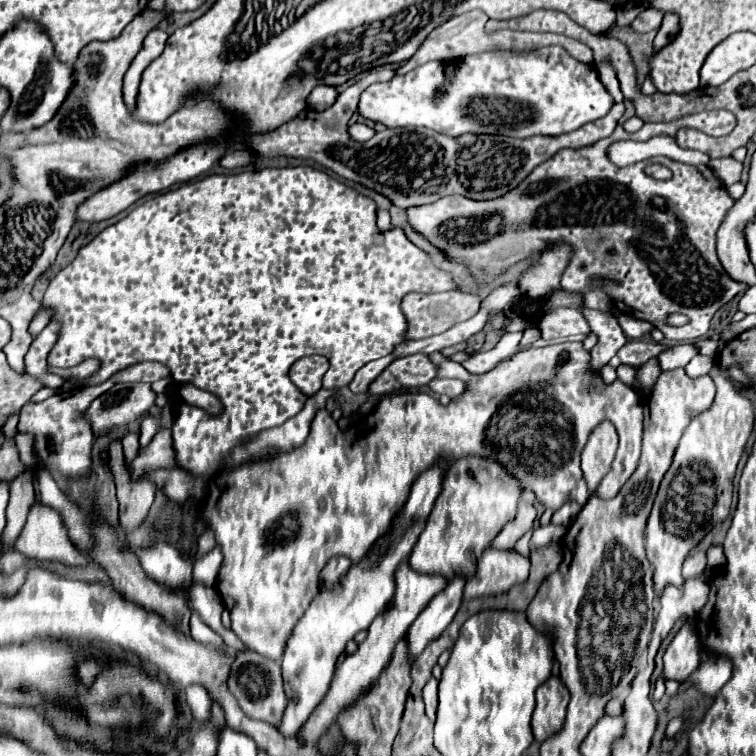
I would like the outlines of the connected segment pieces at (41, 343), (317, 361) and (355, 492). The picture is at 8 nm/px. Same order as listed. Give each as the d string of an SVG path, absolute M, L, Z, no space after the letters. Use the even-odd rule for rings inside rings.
M52 322L32 342L32 346L26 354L26 372L30 376L36 376L44 386L50 386L50 388L60 388L64 384L64 380L60 376L52 374L48 370L48 362L46 362L46 356L48 356L50 348L54 346L56 338L58 338L58 326Z
M306 356L290 368L290 380L304 392L316 394L322 388L322 376L328 370L328 360L322 356Z
M582 342L526 348L480 376L468 373L460 363L449 360L439 351L432 353L430 359L437 366L438 378L459 379L466 384L466 390L448 406L442 406L428 394L388 394L378 402L376 412L370 412L362 420L360 428L348 430L340 430L332 416L326 410L320 410L302 448L294 448L273 459L221 471L209 480L208 496L199 507L199 515L204 526L214 532L224 554L216 588L230 610L234 634L254 652L268 656L274 662L282 660L292 628L318 592L320 568L332 556L362 560L372 542L386 532L390 520L408 500L416 476L438 460L454 462L460 456L472 454L496 460L520 480L522 488L530 488L540 504L556 512L568 500L586 504L588 488L580 470L580 452L590 430L602 420L610 420L620 436L620 446L610 472L602 480L602 498L616 496L636 470L642 446L640 396L620 382L604 384L602 376L590 368L590 354L584 350ZM288 516L294 516L298 522L298 530L290 540L276 534L284 526L282 520Z

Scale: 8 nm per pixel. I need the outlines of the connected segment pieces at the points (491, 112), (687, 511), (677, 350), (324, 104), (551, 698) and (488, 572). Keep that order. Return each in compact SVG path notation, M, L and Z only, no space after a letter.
M548 46L528 54L510 54L510 52L484 52L476 56L466 56L456 60L458 72L450 84L446 96L434 106L434 84L444 84L444 70L448 62L428 62L414 68L404 76L394 76L390 82L372 84L360 96L360 114L374 122L382 122L388 128L404 126L424 126L448 136L462 136L468 132L474 134L504 134L512 138L528 138L536 134L558 136L572 132L582 124L594 122L606 116L614 104L614 98L608 94L604 84L598 78L598 72L592 64L574 60L562 46Z
M720 370L710 372L716 384L716 398L712 406L700 412L676 448L674 462L664 474L658 488L648 524L644 526L644 546L648 560L654 566L656 592L666 584L680 584L682 562L688 552L710 532L710 528L730 514L732 478L754 426L754 410L750 400L734 390L734 384Z
M676 344L676 346L670 346L668 350L660 352L660 366L662 366L662 370L682 368L696 354L698 354L698 346L696 344Z
M318 86L316 90L310 92L308 96L308 106L312 110L326 110L328 106L332 106L338 98L336 88L328 88L328 86Z
M550 676L536 690L536 710L532 716L532 732L538 742L558 732L564 724L566 706L570 702L570 692L560 676Z
M486 548L478 560L476 574L466 580L464 598L480 598L506 592L514 584L522 584L528 578L530 560L516 550Z

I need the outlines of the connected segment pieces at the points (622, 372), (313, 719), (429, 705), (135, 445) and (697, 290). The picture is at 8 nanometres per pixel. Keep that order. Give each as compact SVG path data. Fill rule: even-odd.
M620 364L620 366L616 368L616 372L618 372L618 378L620 378L624 384L628 384L628 386L632 386L632 384L634 384L636 368L632 368L632 366L628 366L626 364Z
M406 562L400 564L400 568L396 570L396 594L394 594L392 602L388 604L388 608L382 614L378 614L374 618L374 624L370 624L370 628L368 628L368 638L358 646L358 650L354 654L344 656L344 660L336 668L336 674L334 674L328 694L314 708L312 716L300 726L298 732L304 732L304 744L318 744L322 734L332 726L332 722L336 722L338 714L344 708L350 708L352 704L356 704L356 700L360 696L364 696L364 692L368 692L376 684L376 680L382 676L384 668L388 666L394 646L404 638L408 626L418 618L418 614L424 610L424 606L428 606L428 602L436 594L440 594L444 588L446 588L446 580L442 576L418 574Z
M430 678L428 684L424 686L422 690L422 698L424 698L424 704L426 704L426 716L430 720L434 720L434 714L436 714L436 686L438 686L438 680L436 678Z
M128 432L122 439L122 447L124 453L125 466L127 467L138 454L140 448L139 432ZM130 458L130 462L128 462Z
M686 116L680 122L668 124L644 124L638 132L630 134L620 124L616 126L614 134L602 138L584 148L564 148L556 152L552 158L536 166L518 188L498 196L496 200L468 200L466 196L444 196L432 204L408 208L408 222L424 234L432 244L442 248L454 260L470 266L482 268L488 276L498 274L500 270L524 260L532 252L542 252L544 246L564 240L574 246L574 256L562 274L562 288L570 292L584 292L588 288L588 280L598 274L618 280L620 284L612 284L608 294L612 296L614 306L628 316L644 318L654 322L668 340L684 342L684 340L698 340L708 332L710 320L714 312L730 302L738 292L744 292L744 284L736 284L724 272L716 256L716 230L724 220L724 214L734 204L726 188L714 178L708 166L690 166L684 162L676 162L664 156L642 160L634 166L618 168L608 160L606 148L616 140L648 140L658 134L674 136L680 126L702 126L700 118ZM650 164L662 164L670 168L670 180L656 180L644 172ZM682 312L690 318L690 324L682 328L668 328L664 324L666 314Z

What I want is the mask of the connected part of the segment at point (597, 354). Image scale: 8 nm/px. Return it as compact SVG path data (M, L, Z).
M588 310L586 318L588 318L592 332L598 336L598 344L590 352L592 366L602 368L616 354L616 350L620 350L620 346L626 342L626 336L624 336L622 328L618 326L616 316L610 316L610 314L604 314L598 310Z

